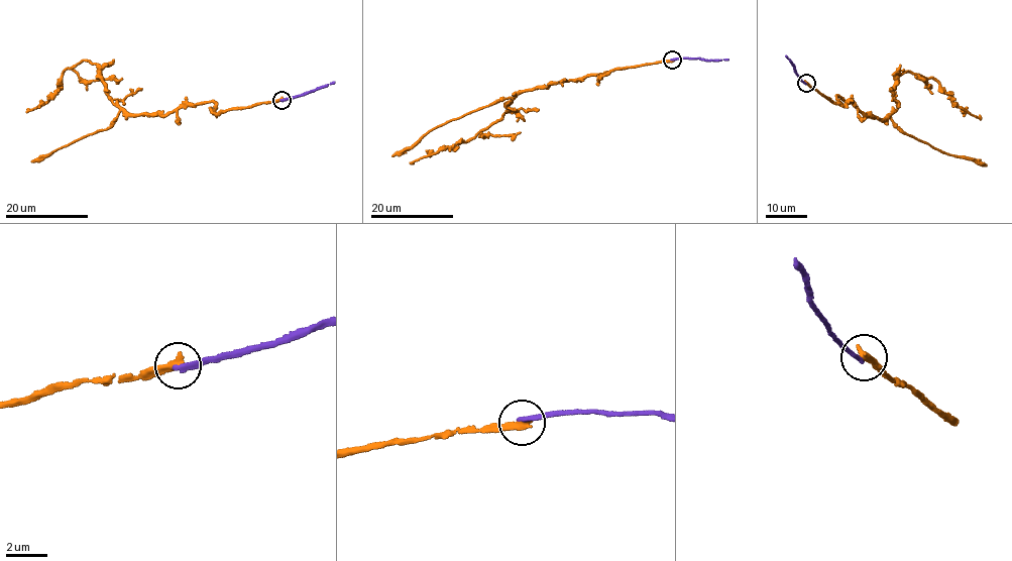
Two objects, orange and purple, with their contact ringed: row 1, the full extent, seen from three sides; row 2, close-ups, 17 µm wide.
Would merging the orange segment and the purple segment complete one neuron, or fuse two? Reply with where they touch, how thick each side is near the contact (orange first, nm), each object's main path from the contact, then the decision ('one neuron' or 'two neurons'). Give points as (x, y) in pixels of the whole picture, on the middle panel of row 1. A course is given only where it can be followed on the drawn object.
at (672, 60); 460 nm thick on the orange side, 240 nm on the other; orange runs (672, 61), (519, 91), (507, 106), (512, 110), (496, 122), (466, 141), (410, 162); purple runs (672, 61), (688, 58), (727, 60); two neurons

